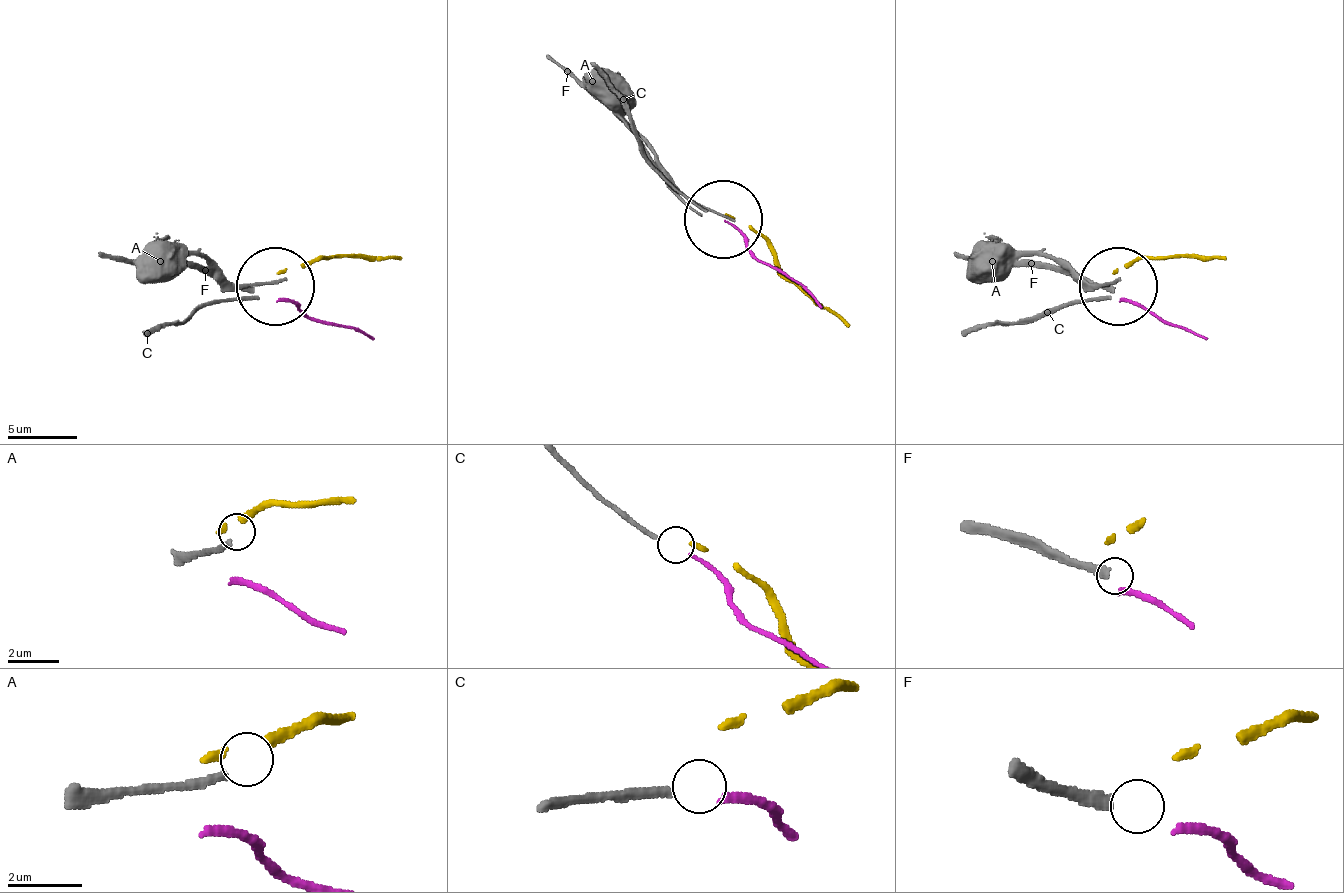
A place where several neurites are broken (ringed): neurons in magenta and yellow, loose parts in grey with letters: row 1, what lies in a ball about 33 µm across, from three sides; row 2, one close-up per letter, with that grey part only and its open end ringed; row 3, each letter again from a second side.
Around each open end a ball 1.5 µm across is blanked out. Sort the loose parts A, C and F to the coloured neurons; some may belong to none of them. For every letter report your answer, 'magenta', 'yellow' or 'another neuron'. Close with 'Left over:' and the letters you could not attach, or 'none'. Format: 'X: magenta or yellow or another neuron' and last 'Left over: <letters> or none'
A: another neuron
C: another neuron
F: another neuron
Left over: A, C, F

